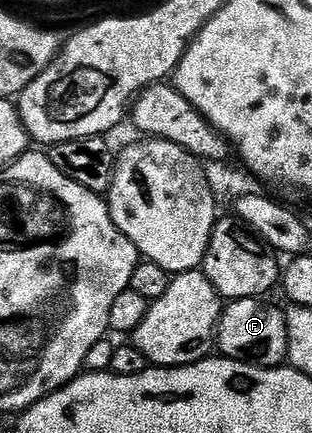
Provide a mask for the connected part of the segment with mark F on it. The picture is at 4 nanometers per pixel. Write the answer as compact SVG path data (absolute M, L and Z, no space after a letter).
M246 297L231 301L224 308L219 321L217 349L224 357L250 359L252 362L268 367L279 367L291 355L291 328L288 314L279 310L273 302L263 297Z

